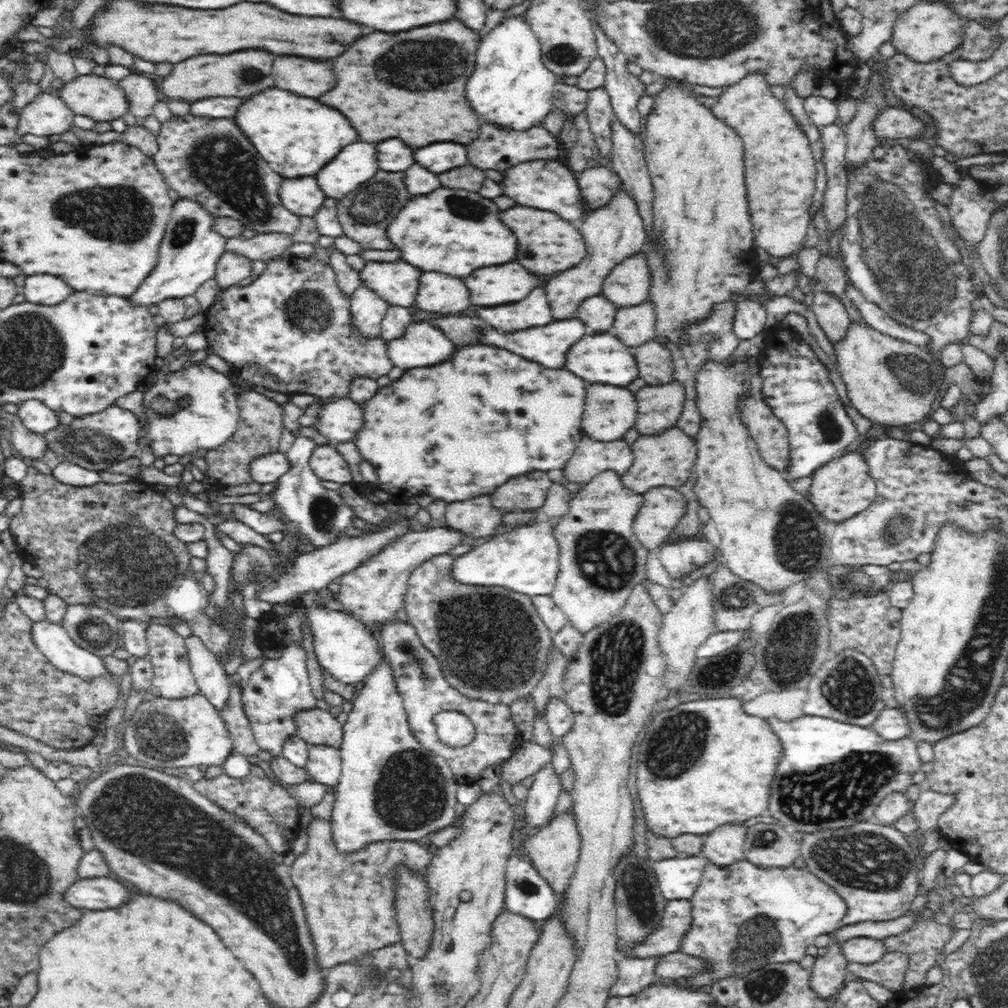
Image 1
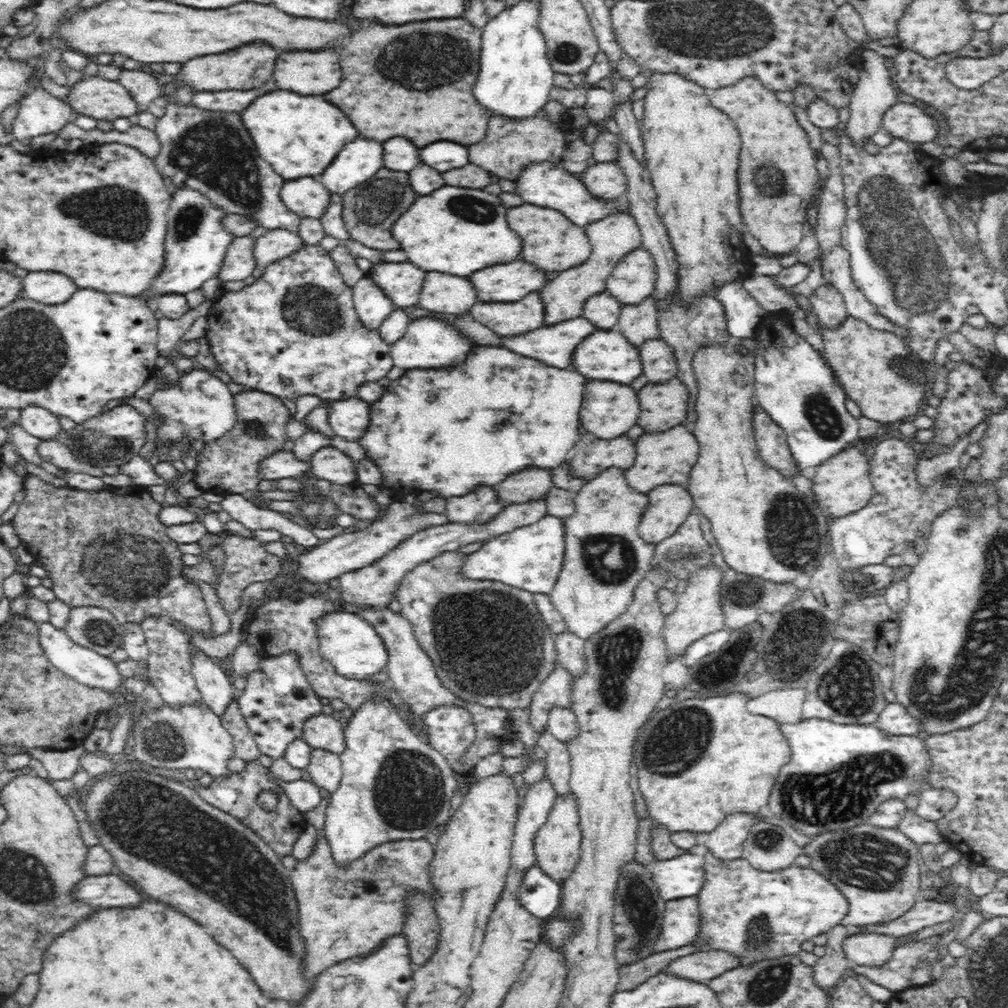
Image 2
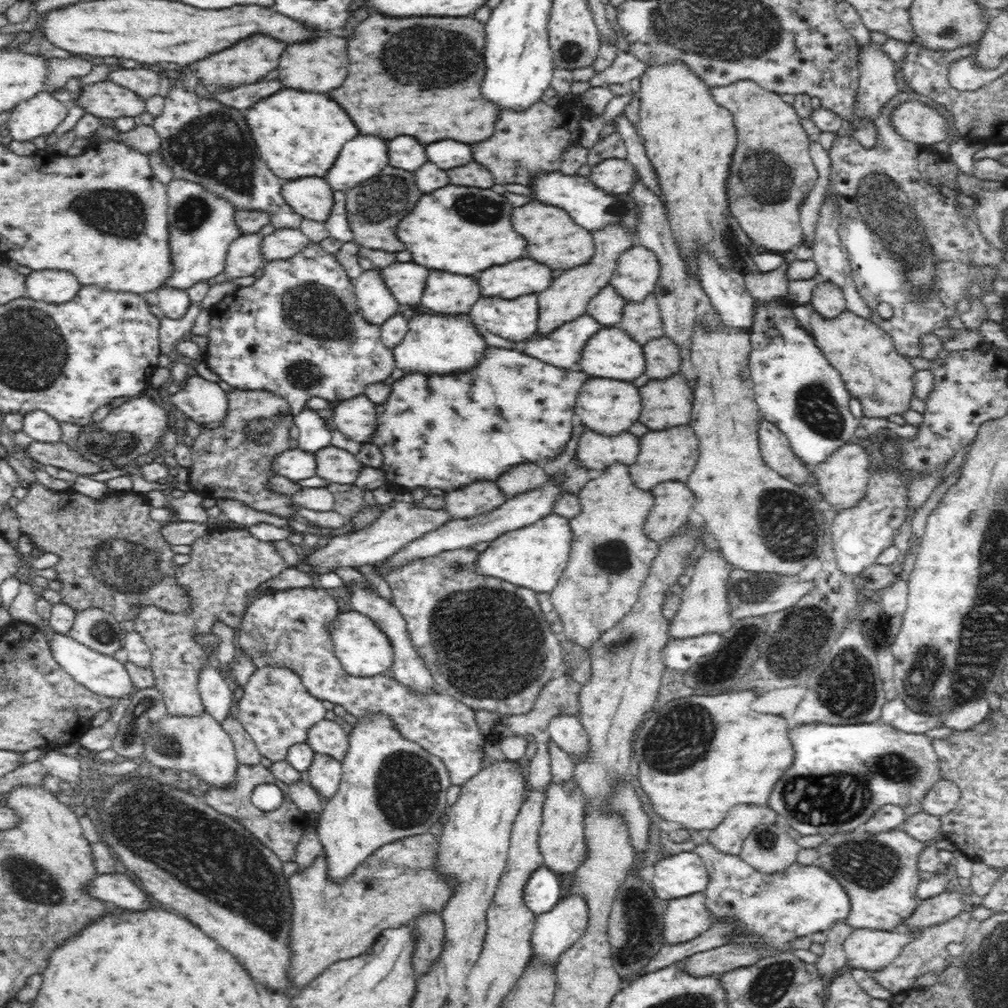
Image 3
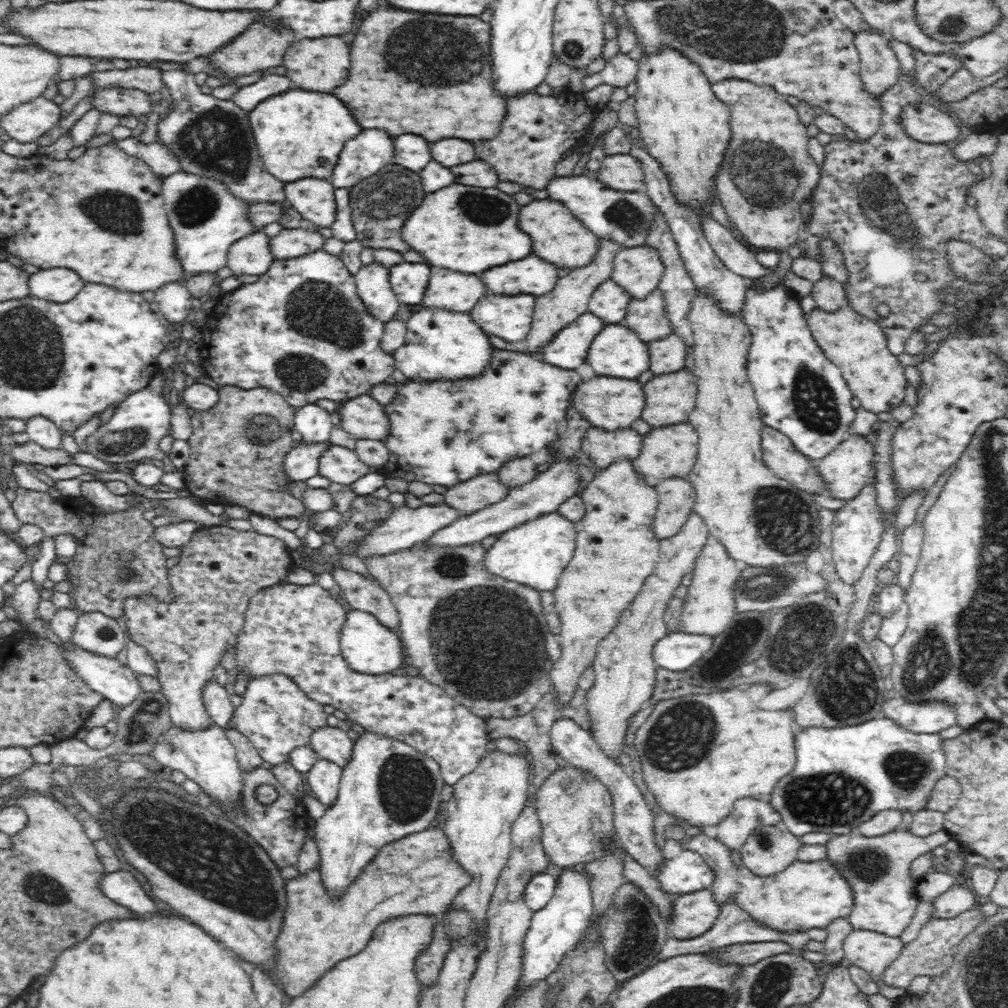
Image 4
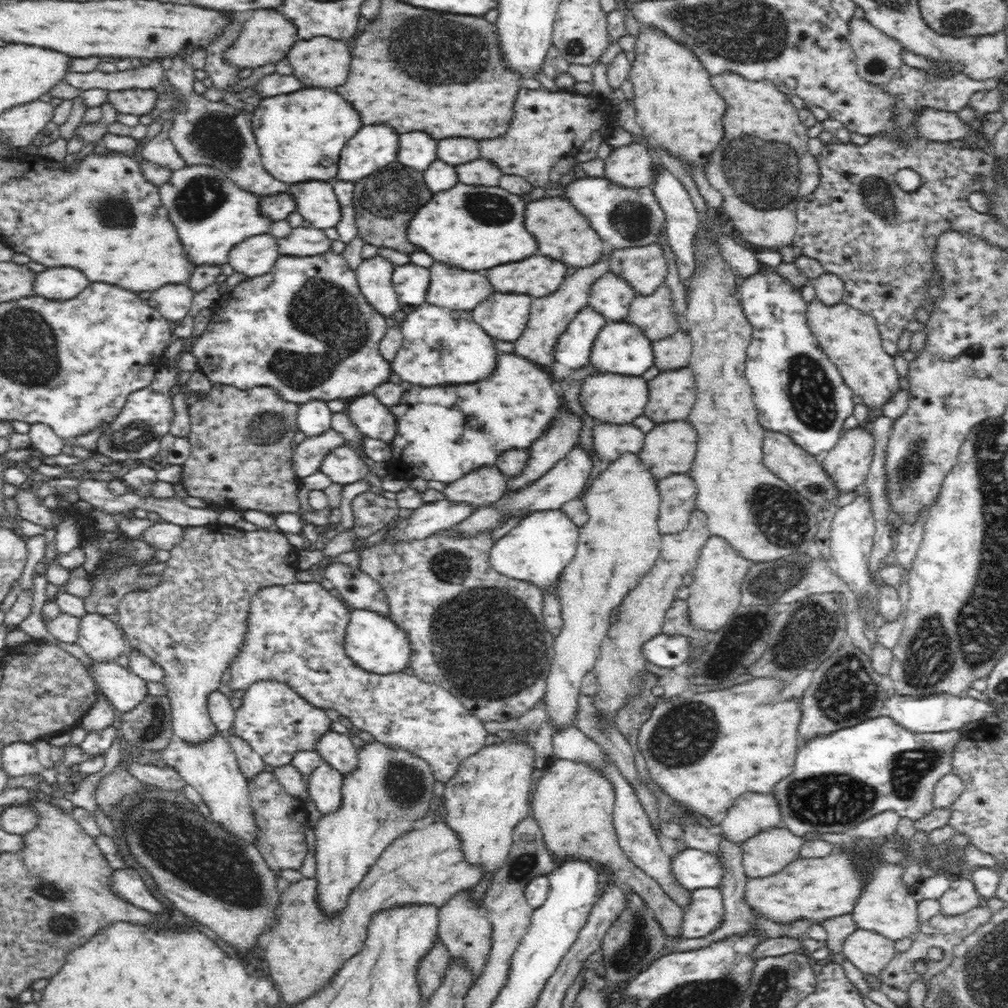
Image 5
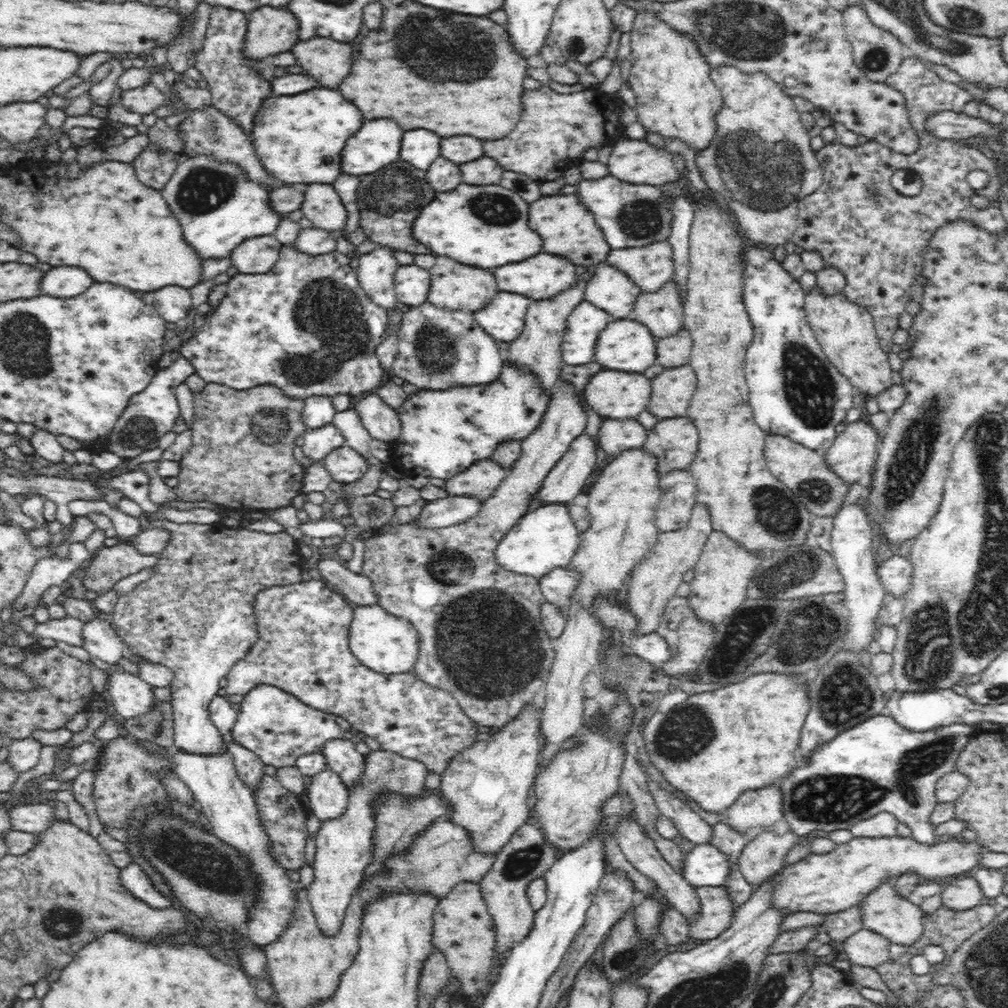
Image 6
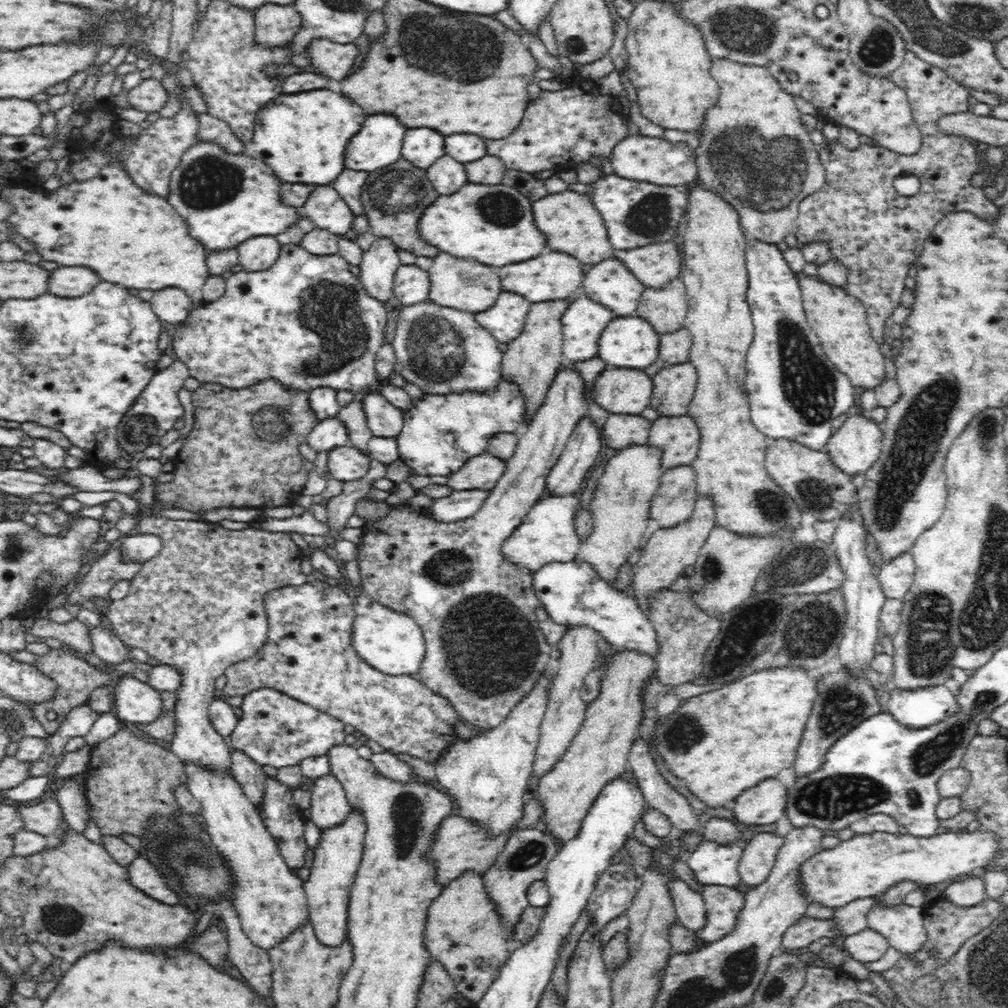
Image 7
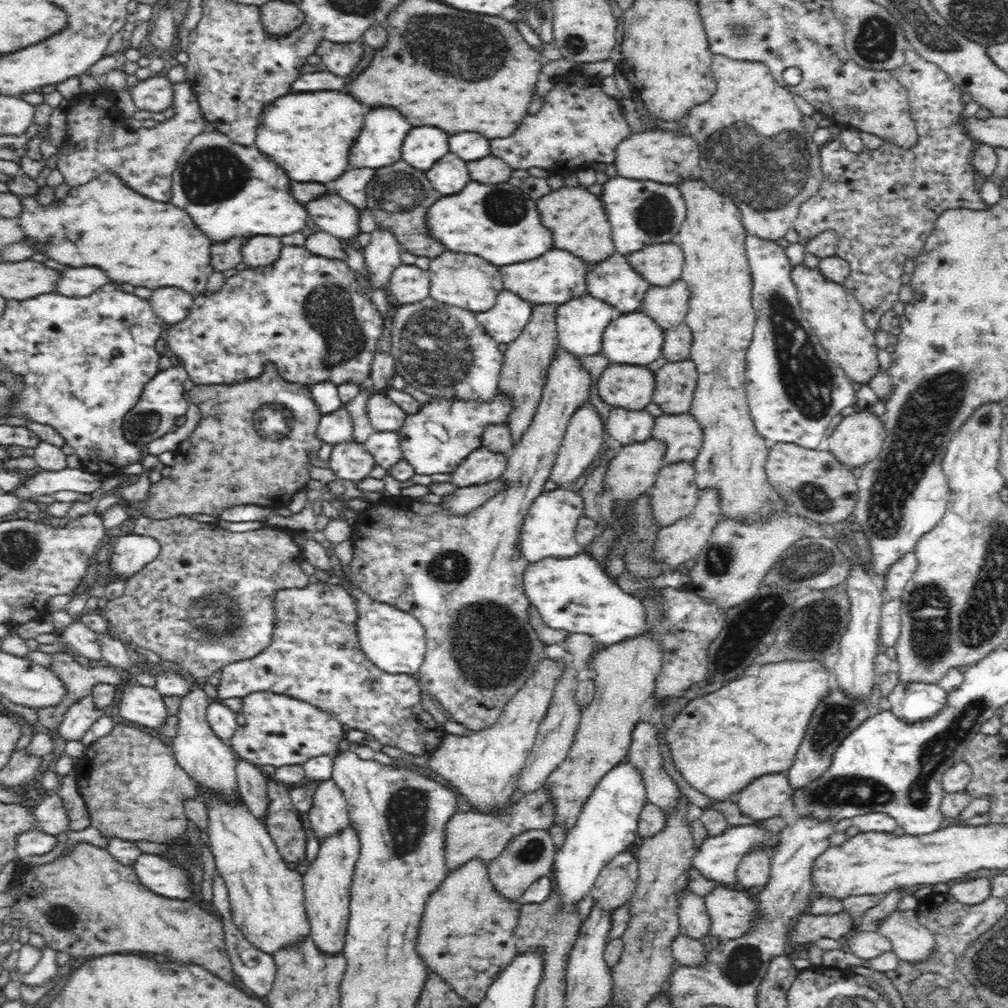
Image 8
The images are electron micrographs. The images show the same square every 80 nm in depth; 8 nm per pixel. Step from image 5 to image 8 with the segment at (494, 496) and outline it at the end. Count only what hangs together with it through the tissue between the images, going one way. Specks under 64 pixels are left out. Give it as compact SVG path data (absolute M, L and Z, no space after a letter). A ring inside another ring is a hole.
M478 446L454 470L451 482L466 487L500 479L507 468L507 454Z

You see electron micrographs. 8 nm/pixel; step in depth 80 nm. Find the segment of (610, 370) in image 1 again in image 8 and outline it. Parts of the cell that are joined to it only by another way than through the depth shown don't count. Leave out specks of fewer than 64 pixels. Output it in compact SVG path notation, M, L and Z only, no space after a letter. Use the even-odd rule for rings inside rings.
M645 312L623 313L606 327L602 336L602 355L615 365L647 366L660 358L664 344L664 330Z

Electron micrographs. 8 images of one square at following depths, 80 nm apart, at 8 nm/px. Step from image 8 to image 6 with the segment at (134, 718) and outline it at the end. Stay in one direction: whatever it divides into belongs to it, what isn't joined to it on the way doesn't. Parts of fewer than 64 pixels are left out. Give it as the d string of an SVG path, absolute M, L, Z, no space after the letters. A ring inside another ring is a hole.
M114 672L108 678L108 700L112 700L119 720L141 717L148 714L157 703L153 687L139 676Z

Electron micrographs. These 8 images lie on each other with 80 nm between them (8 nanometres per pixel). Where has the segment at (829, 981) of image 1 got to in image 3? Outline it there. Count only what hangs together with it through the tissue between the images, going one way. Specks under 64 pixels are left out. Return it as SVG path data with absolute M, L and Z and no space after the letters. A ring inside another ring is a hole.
M844 920L838 921L836 925L830 926L825 931L827 939L822 943L824 954L819 956L818 962L815 963L822 978L832 978L836 972L848 966L843 944L852 931L853 928Z

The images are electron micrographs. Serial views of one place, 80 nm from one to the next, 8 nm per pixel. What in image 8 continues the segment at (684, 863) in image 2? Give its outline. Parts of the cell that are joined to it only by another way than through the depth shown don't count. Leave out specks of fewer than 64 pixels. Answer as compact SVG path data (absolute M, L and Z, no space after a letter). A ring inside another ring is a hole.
M730 826L720 835L707 837L695 854L691 866L699 870L706 879L734 885L737 884L736 868L744 856L757 850L765 850L766 854L772 856L778 848L778 843L779 834L773 834L762 826Z

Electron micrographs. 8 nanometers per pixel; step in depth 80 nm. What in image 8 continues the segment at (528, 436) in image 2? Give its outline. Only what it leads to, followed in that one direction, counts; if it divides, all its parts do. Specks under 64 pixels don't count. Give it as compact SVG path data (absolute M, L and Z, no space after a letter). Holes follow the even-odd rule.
M497 394L489 403L463 402L462 399L432 398L429 404L422 406L418 414L407 415L404 426L397 430L403 458L416 470L416 474L428 475L438 473L454 473L460 462L472 452L482 446L480 434L488 424L503 424L513 412L513 400L506 398L506 394Z

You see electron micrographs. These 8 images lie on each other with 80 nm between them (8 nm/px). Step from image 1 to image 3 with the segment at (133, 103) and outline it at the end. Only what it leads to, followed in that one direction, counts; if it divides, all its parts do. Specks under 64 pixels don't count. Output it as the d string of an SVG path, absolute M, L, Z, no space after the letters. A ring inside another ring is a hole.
M121 67L117 70L108 72L106 80L118 83L120 86L129 88L132 92L144 100L158 94L160 88L160 72L153 71L142 67L128 69Z

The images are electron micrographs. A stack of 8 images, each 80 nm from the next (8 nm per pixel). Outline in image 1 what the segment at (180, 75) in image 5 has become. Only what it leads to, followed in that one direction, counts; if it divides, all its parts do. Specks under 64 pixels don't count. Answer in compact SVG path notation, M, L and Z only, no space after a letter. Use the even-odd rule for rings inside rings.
M191 111L182 116L172 113L160 126L159 149L151 158L174 196L199 202L215 217L240 220L246 229L258 233L294 234L300 216L290 212L279 197L283 176L272 170L262 174L260 168L266 168L266 162L234 124L234 118L204 118ZM238 158L254 158L254 168L244 168Z

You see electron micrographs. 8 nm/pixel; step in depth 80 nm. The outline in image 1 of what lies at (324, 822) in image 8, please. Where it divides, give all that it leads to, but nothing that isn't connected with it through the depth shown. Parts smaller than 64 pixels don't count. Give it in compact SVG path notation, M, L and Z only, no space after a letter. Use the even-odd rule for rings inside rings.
M309 745L305 766L312 781L334 788L341 777L341 758L337 747Z

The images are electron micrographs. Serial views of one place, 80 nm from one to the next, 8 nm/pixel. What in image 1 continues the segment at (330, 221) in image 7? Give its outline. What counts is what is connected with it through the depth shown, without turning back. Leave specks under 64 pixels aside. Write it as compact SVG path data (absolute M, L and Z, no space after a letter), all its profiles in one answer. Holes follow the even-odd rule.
M315 176L285 178L279 188L279 197L290 212L300 217L313 217L327 199Z

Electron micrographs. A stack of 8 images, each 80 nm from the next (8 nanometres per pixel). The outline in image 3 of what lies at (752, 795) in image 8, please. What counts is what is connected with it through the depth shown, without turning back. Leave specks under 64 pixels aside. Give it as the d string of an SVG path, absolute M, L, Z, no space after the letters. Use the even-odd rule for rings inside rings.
M736 805L728 816L708 835L710 845L722 853L740 855L746 837L760 824L782 824L775 810L766 805Z

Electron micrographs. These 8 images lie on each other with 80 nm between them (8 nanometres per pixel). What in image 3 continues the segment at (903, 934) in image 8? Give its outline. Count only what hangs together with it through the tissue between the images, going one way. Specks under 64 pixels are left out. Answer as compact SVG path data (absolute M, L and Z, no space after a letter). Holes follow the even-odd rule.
M862 824L850 833L825 836L824 842L818 846L820 858L813 864L834 874L834 879L850 897L851 909L844 920L847 925L853 929L892 932L902 926L903 920L922 902L917 896L919 882L923 879L917 868L920 854L942 840L945 840L944 835L934 841L916 841L902 828L872 835Z

